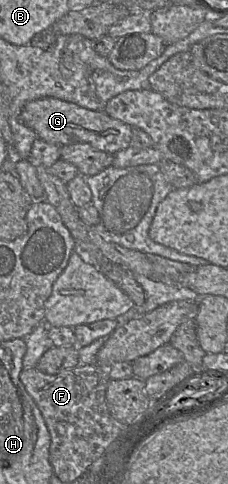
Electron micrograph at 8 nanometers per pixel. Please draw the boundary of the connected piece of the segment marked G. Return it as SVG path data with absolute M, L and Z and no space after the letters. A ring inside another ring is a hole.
M53 97L27 102L21 110L20 121L32 129L38 138L61 147L87 143L99 151L115 155L132 143L131 126L110 117L105 111L93 111Z

